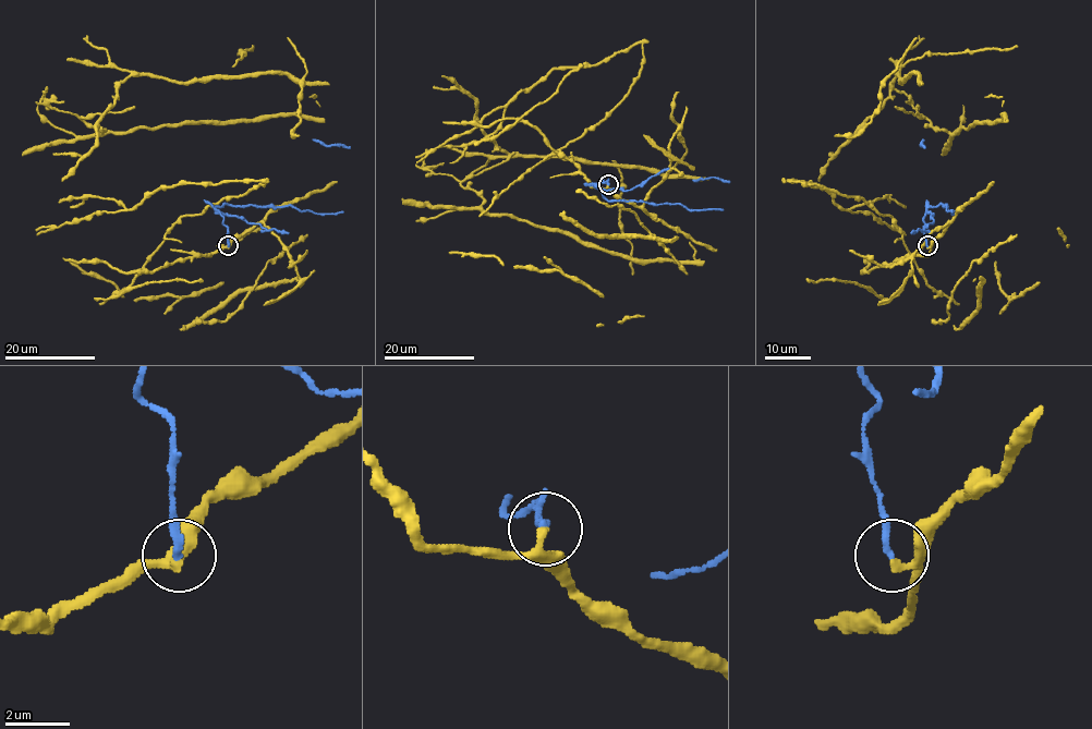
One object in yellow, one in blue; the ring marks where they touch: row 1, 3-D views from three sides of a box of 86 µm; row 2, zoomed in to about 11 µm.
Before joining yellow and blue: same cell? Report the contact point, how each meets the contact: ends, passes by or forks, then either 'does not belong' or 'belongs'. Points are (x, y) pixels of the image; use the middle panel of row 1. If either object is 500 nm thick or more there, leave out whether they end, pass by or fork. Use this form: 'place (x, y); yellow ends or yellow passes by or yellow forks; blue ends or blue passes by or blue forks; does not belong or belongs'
place (608, 184); yellow passes by; blue ends; does not belong

